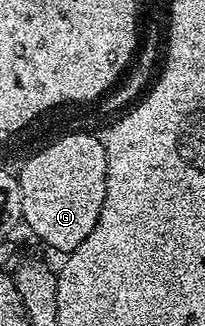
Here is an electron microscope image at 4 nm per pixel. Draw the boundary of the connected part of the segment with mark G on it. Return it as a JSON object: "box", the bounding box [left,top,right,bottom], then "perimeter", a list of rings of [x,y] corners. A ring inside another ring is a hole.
{"box":[18,131,108,255],"perimeter":[[[92,131],[82,137],[70,137],[55,145],[52,140],[45,144],[28,162],[18,169],[22,191],[23,224],[44,245],[57,249],[61,255],[74,252],[94,231],[98,215],[102,215],[102,203],[106,199],[108,156],[103,140]]]}

